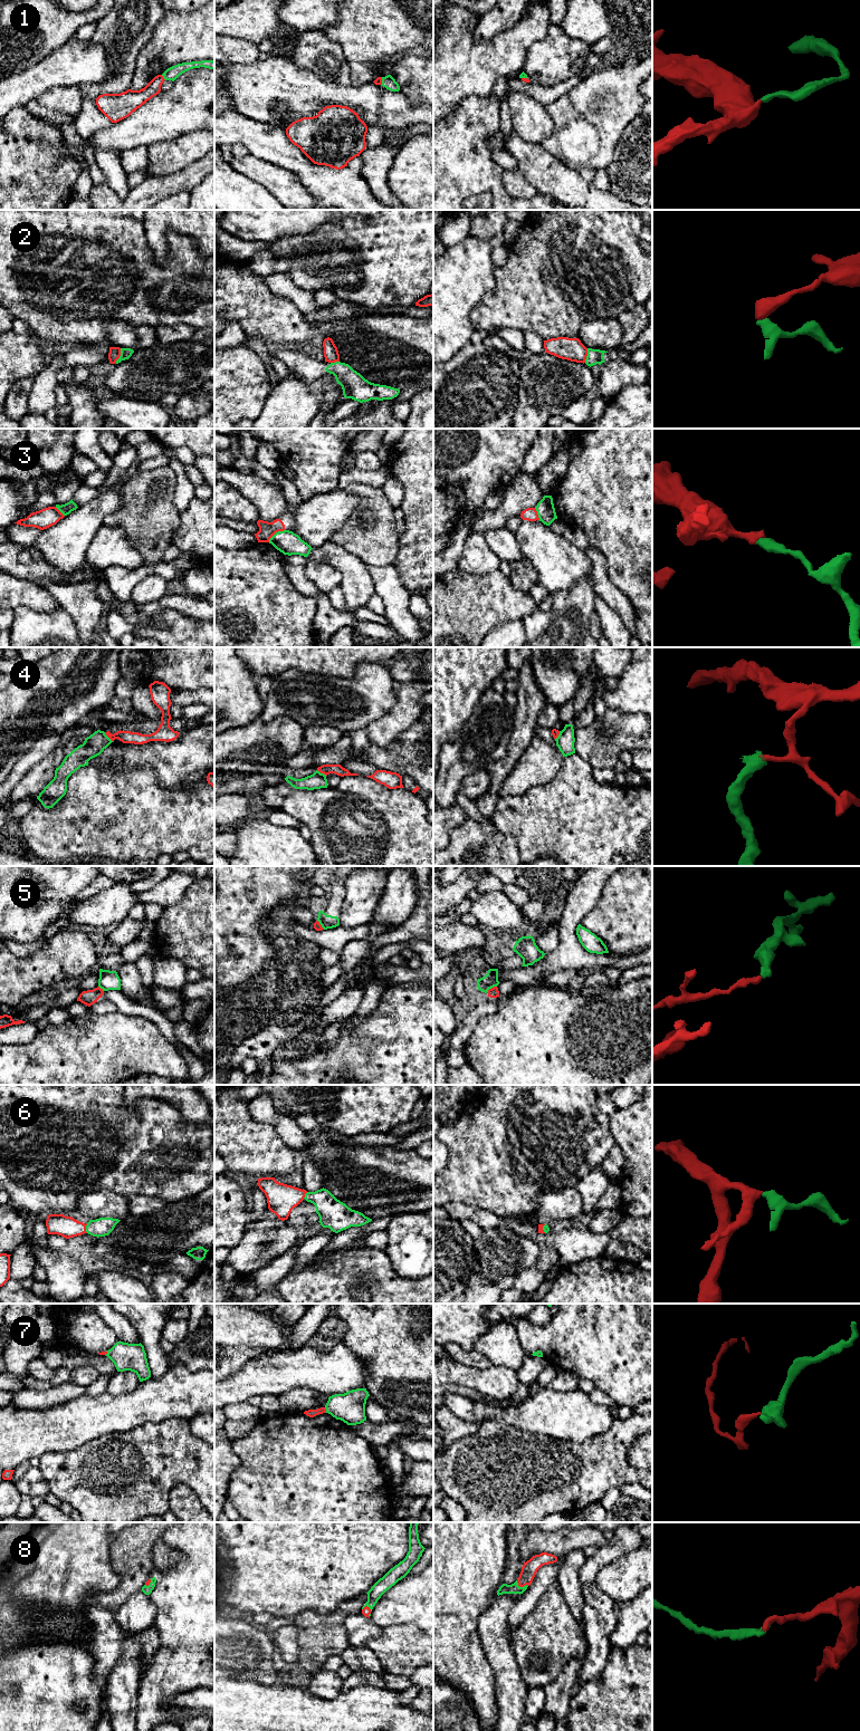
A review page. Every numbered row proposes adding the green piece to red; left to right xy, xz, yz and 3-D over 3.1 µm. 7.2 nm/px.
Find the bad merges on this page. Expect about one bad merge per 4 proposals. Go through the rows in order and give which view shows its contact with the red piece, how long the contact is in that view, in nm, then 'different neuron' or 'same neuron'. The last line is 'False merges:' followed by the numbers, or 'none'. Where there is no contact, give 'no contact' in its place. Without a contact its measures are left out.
1: xy | 50 nm | same neuron
2: xy | 120 nm | different neuron
3: xz | 160 nm | different neuron
4: xy | 100 nm | different neuron
5: yz | 90 nm | different neuron
6: xy | 60 nm | same neuron
7: xz | 40 nm | same neuron
8: yz | 100 nm | same neuron
False merges: 2, 3, 4, 5

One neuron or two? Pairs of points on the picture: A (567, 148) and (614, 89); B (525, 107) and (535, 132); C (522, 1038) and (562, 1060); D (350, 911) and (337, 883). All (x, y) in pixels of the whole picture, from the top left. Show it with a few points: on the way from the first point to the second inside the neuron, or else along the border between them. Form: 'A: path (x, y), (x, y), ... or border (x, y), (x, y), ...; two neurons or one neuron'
A: path (582, 134), (603, 104); one neuron
B: path (526, 113), (535, 126); one neuron
C: path (532, 1048), (536, 1052), (548, 1052), (552, 1056); one neuron
D: border (344, 882), (344, 896), (342, 898); two neurons

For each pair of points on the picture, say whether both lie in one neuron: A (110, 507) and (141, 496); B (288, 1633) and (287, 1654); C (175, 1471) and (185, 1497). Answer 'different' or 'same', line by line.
A: different
B: same
C: different

